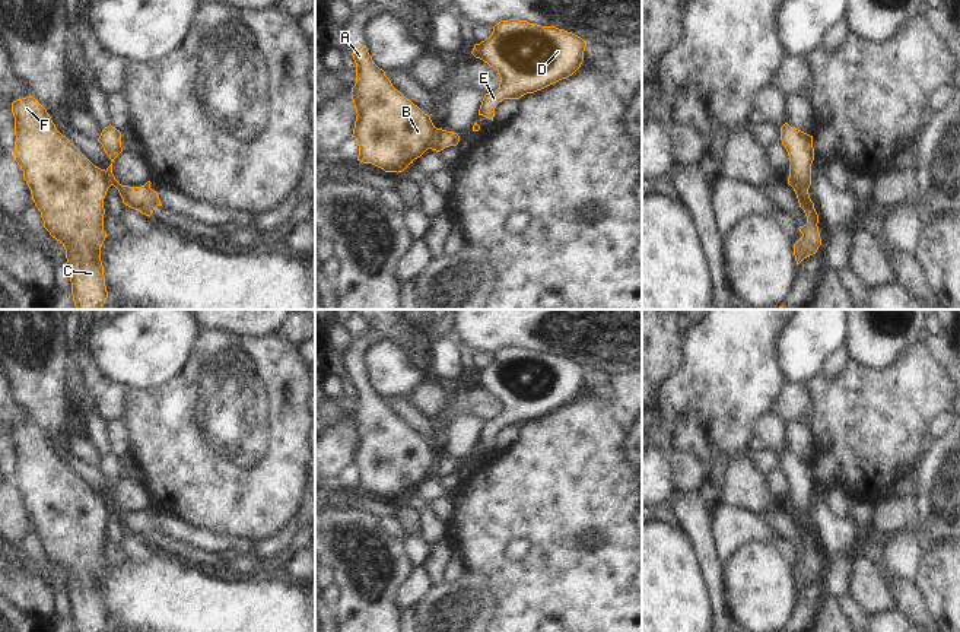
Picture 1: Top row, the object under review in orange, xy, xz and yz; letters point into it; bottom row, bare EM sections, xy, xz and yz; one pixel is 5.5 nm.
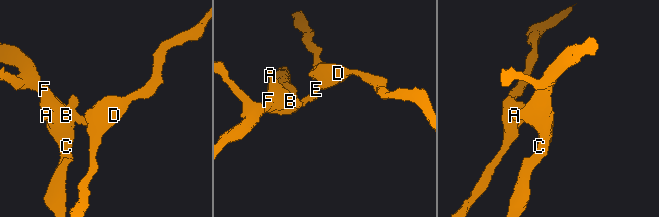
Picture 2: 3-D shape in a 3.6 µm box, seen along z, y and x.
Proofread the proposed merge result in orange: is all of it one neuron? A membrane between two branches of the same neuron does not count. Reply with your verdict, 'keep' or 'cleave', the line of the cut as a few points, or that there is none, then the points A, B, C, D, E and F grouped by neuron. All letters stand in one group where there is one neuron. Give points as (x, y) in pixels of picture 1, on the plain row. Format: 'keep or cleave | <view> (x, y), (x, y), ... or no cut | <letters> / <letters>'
cleave | xz (438, 456), (429, 475) | A B C F / D E

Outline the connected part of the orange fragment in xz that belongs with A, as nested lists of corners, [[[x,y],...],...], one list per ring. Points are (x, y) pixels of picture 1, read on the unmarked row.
[[[366,372],[352,382],[356,410],[350,420],[357,441],[352,464],[359,471],[357,488],[385,499],[403,499],[430,476],[438,455],[427,441],[392,413]]]

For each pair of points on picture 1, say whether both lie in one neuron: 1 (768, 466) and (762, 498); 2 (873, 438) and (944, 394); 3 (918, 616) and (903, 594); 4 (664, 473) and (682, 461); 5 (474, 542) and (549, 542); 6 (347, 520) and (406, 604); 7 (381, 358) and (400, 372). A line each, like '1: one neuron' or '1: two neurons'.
1: two neurons
2: one neuron
3: one neuron
4: two neurons
5: one neuron
6: two neurons
7: one neuron

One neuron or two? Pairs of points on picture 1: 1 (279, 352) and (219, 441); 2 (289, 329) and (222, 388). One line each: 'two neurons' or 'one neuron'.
1: one neuron
2: two neurons

